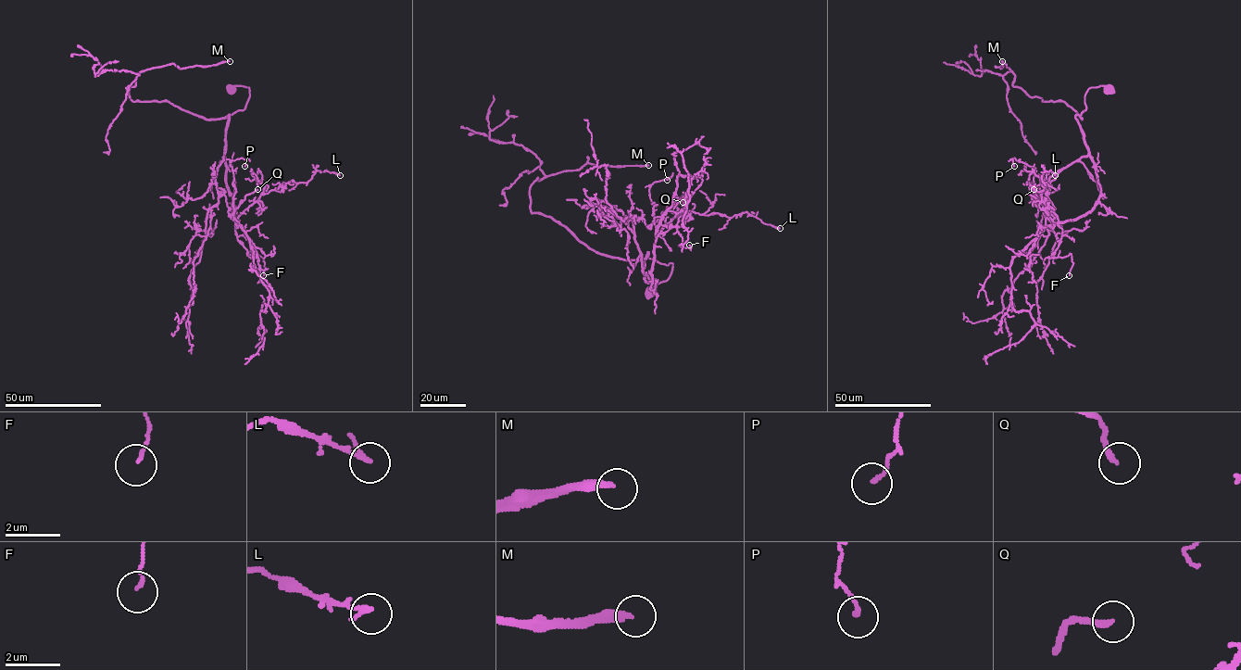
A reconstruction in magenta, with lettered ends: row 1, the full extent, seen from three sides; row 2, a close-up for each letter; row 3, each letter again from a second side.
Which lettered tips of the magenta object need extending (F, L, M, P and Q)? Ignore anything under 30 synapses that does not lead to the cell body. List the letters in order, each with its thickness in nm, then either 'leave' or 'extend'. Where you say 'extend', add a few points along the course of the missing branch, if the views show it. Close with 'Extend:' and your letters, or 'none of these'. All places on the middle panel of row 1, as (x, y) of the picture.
F: 110 nm | leave
L: 170 nm | leave
M: 260 nm | extend
P: 150 nm | leave
Q: 220 nm | leave
Extend: M

